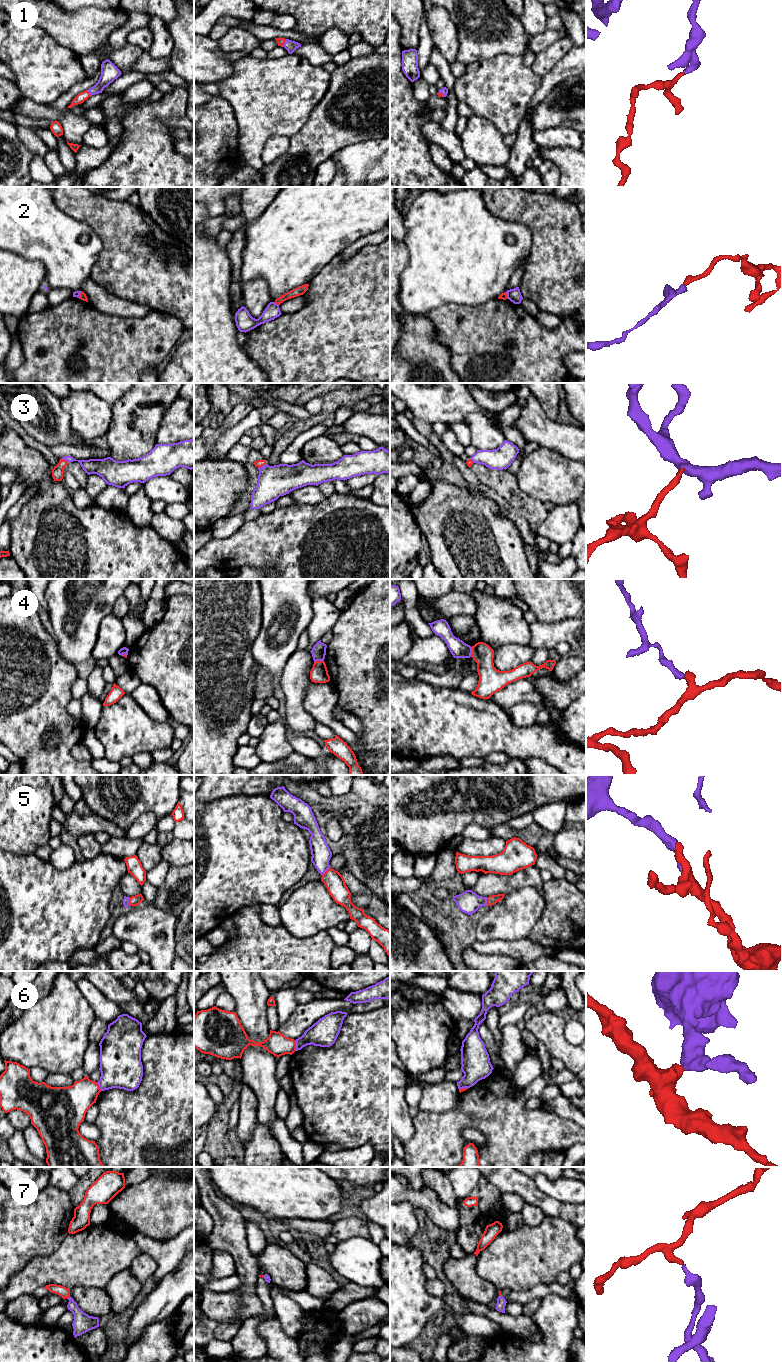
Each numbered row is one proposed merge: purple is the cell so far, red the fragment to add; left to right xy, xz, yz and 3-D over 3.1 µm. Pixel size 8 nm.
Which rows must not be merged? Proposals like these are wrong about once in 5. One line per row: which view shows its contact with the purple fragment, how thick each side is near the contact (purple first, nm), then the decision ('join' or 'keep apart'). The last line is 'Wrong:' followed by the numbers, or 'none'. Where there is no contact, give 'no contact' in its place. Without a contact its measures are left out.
1: xz | 90/60 nm | join
2: xz | 120/70 nm | keep apart
3: xz | 260/60 nm | join
4: xz | 120/140 nm | keep apart
5: xy | 50/80 nm | join
6: xz | 220/180 nm | keep apart
7: xz | 50/20 nm | join
Wrong: 2, 4, 6

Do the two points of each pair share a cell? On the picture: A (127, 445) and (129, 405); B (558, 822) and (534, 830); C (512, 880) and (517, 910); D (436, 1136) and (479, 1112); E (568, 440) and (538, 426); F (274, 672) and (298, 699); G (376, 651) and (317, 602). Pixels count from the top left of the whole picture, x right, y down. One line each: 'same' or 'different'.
A: same
B: different
C: different
D: same
E: same
F: different
G: different

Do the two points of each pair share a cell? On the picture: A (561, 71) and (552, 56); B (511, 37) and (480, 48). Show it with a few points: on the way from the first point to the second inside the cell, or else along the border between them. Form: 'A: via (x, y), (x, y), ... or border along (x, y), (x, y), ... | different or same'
A: border along (572, 46), (542, 77) | different
B: via (503, 37), (491, 37), (488, 40) | same

